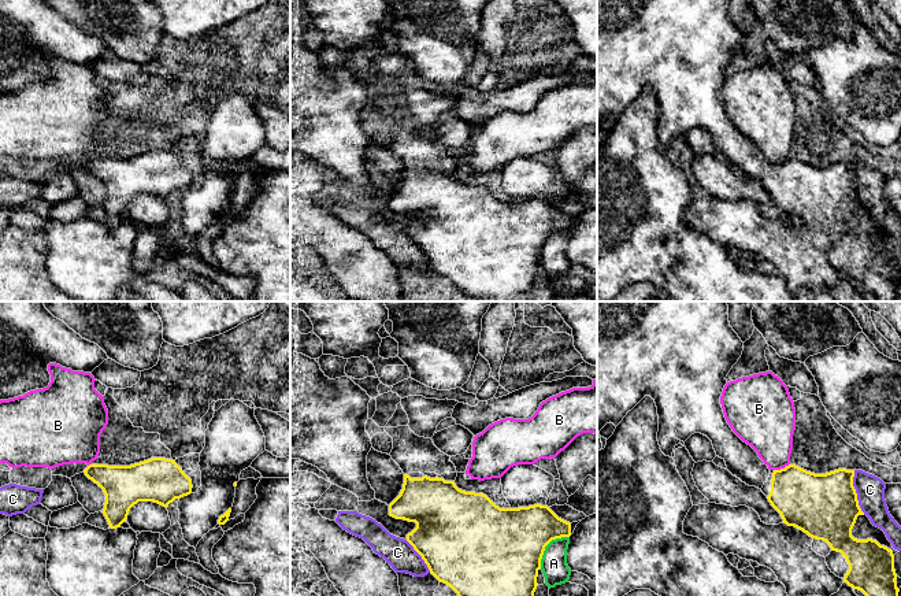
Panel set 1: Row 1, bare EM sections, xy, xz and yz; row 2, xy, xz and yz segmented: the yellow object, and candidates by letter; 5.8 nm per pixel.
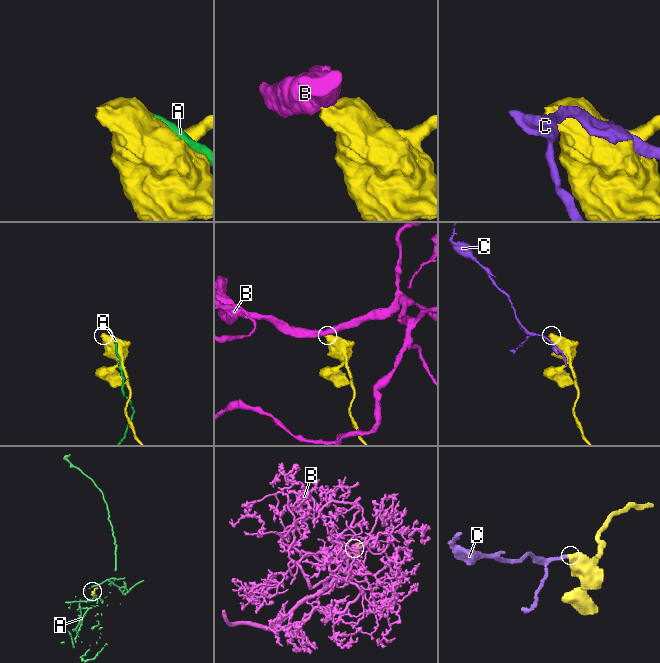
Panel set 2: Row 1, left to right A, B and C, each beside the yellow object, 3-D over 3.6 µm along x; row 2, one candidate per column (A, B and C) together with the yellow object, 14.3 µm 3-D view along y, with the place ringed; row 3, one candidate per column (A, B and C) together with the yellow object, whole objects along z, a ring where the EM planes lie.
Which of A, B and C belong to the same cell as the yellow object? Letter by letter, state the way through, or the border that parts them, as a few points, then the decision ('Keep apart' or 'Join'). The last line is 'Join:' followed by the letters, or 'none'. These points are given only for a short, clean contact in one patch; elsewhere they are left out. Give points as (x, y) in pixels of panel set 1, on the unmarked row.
A: Keep apart
B: Boundary: yz (789, 156), (774, 163). Keep apart
C: Keep apart
Join: none

